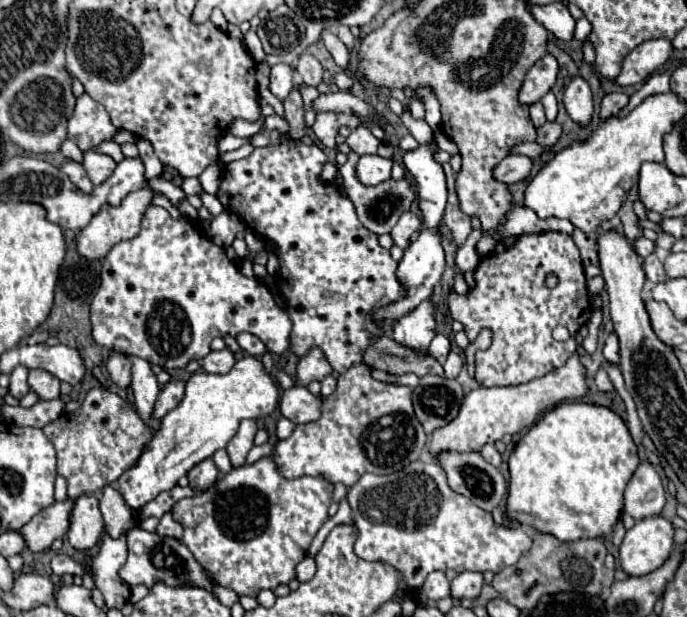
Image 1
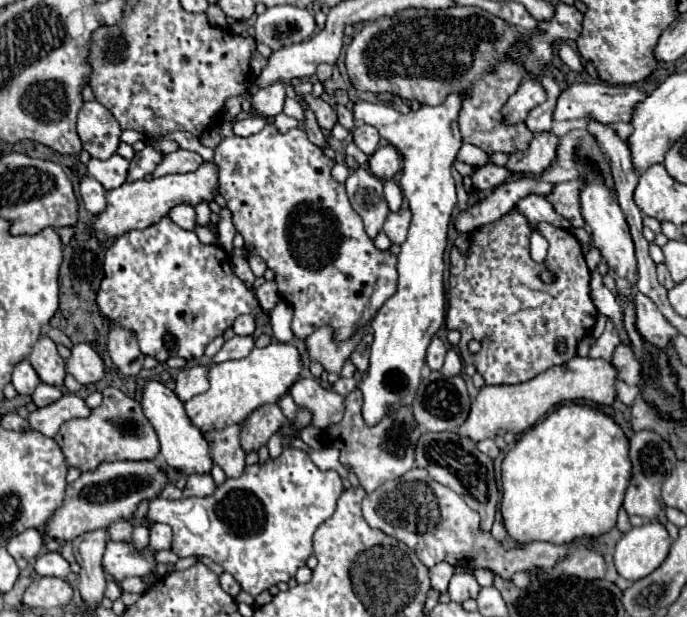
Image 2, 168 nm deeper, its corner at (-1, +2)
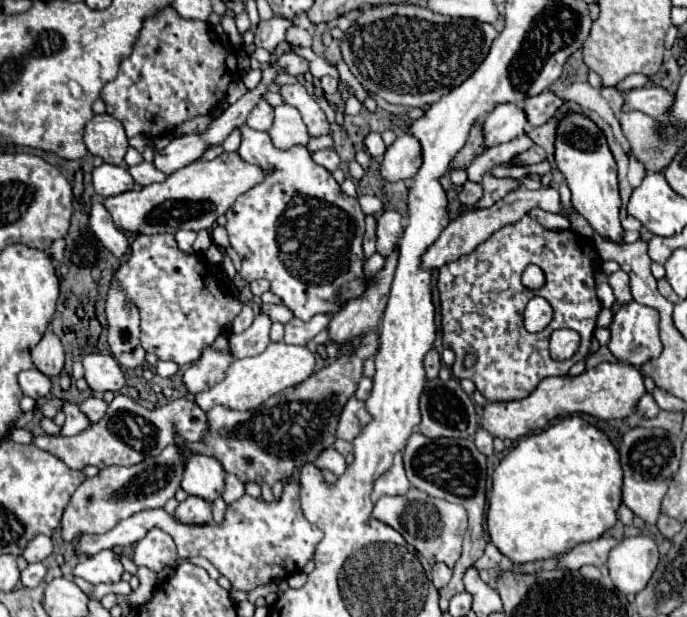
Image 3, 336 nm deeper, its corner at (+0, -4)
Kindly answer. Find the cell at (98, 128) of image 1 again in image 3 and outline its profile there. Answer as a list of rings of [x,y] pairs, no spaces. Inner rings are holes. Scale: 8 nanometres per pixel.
[[[95,114],[87,122],[83,142],[93,156],[101,156],[107,164],[123,164],[123,156],[129,148],[121,122],[109,114]]]

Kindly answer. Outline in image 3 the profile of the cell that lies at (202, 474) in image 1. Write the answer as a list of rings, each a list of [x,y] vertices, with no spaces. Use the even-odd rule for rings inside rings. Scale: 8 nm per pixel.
[[[187,496],[183,502],[179,502],[179,506],[175,510],[175,518],[181,522],[207,524],[213,520],[211,504],[199,496]]]

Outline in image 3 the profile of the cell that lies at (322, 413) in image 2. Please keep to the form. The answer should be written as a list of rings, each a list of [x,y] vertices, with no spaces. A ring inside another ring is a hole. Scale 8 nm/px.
[[[349,398],[347,404],[345,404],[343,410],[341,410],[335,436],[341,438],[341,440],[351,442],[351,440],[355,438],[355,434],[359,434],[359,430],[361,430],[369,420],[371,420],[371,416],[367,414],[363,402],[357,400],[357,398]]]

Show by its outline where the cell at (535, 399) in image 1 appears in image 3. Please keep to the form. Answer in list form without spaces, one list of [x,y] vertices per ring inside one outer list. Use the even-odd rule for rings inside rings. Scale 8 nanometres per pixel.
[[[601,362],[579,376],[543,378],[527,398],[511,400],[511,402],[487,402],[483,406],[481,428],[485,428],[493,438],[517,440],[535,430],[545,428],[553,418],[565,416],[571,412],[587,412],[603,420],[625,418],[633,412],[635,402],[643,394],[645,394],[645,386],[643,386],[643,376],[639,368],[625,362],[615,362],[615,364]]]

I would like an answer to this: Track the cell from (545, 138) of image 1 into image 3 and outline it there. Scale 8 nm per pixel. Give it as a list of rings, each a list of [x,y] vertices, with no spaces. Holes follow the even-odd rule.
[[[485,174],[483,176],[483,198],[471,206],[471,208],[479,208],[479,206],[491,206],[495,204],[497,200],[505,198],[511,190],[515,190],[519,186],[519,180],[515,178],[495,178],[491,174]]]

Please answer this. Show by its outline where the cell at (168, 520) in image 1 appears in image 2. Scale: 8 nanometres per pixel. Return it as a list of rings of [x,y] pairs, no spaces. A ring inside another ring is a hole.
[[[152,524],[150,528],[150,552],[160,552],[160,550],[168,550],[172,542],[172,528],[168,528],[166,524]]]

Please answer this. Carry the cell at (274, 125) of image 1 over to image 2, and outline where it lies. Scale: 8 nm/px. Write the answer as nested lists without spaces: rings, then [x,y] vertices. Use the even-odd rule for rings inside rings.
[[[244,118],[244,120],[236,120],[232,124],[232,132],[236,136],[244,136],[246,138],[246,136],[252,136],[252,134],[260,132],[266,122],[268,122],[266,118]]]

